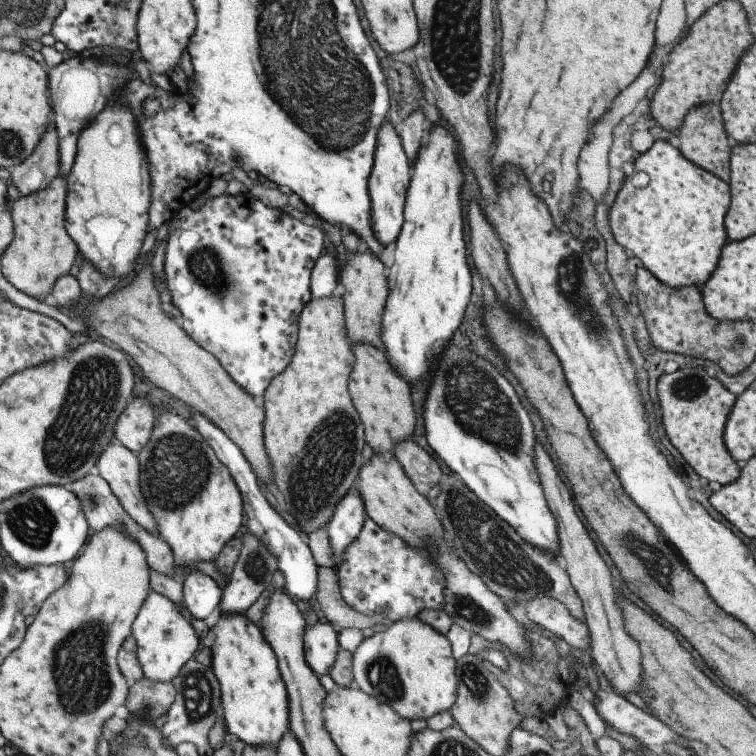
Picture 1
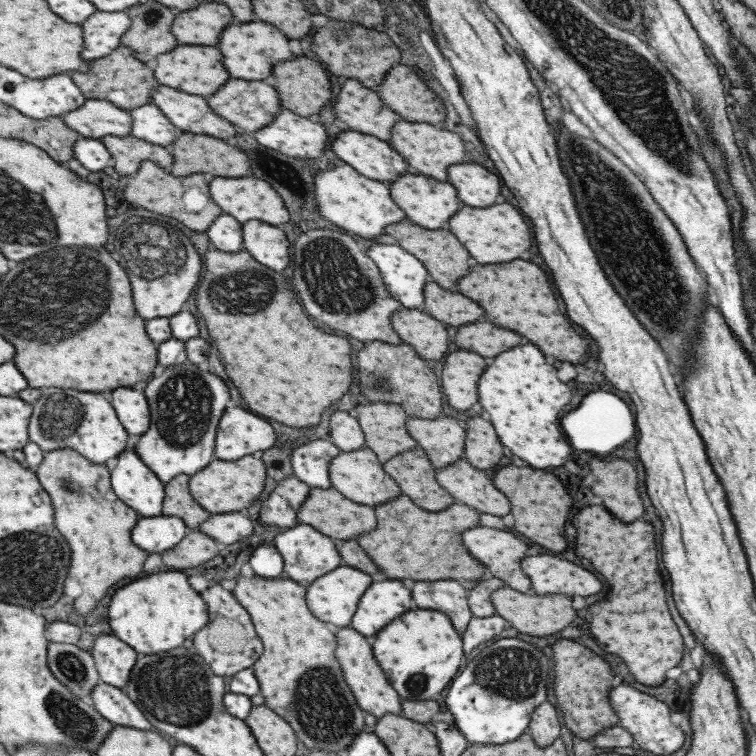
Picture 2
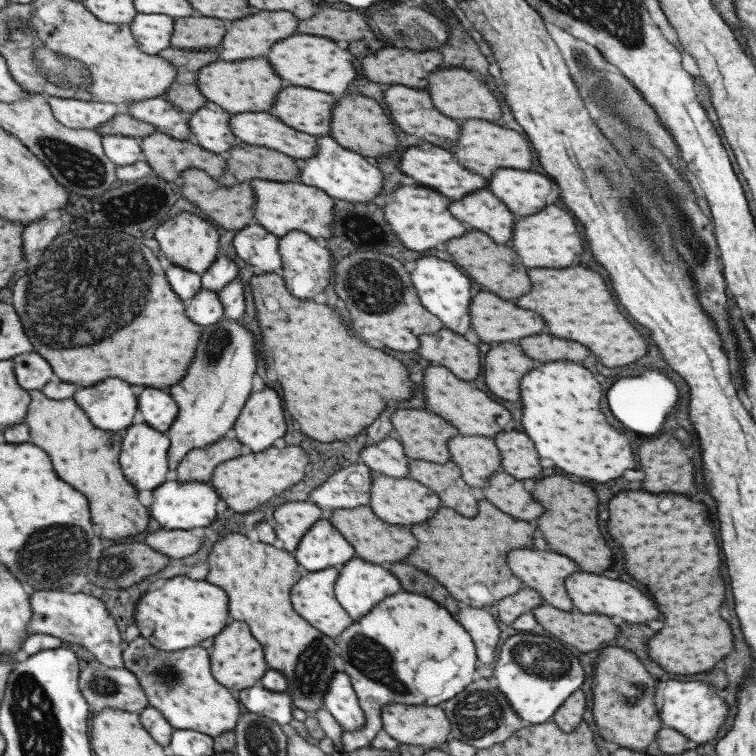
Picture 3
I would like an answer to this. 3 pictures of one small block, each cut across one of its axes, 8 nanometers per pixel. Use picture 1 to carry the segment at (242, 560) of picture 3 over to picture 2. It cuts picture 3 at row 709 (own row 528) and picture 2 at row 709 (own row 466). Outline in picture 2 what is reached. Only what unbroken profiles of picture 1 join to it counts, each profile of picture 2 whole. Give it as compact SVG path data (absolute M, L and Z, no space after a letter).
M257 575L237 578L232 590L234 599L247 611L254 631L262 644L262 653L250 666L259 685L264 705L279 715L293 729L296 739L311 752L343 755L354 736L367 727L363 723L365 712L355 702L342 677L340 664L334 655L337 628L317 620L309 612L304 596L306 588L284 576L266 579Z

